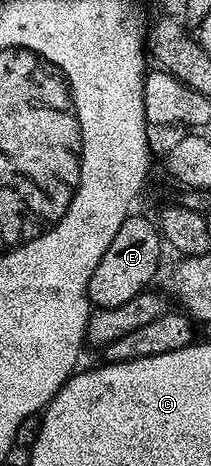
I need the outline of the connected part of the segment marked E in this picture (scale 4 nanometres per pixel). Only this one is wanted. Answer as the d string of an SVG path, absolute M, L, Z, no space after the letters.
M138 213L128 215L121 229L117 229L117 237L109 241L109 249L105 249L105 257L97 261L97 269L93 269L93 277L89 277L88 300L99 309L125 305L125 301L133 301L133 297L137 297L152 286L151 282L159 271L159 254L162 251L165 251L165 243L158 226Z

